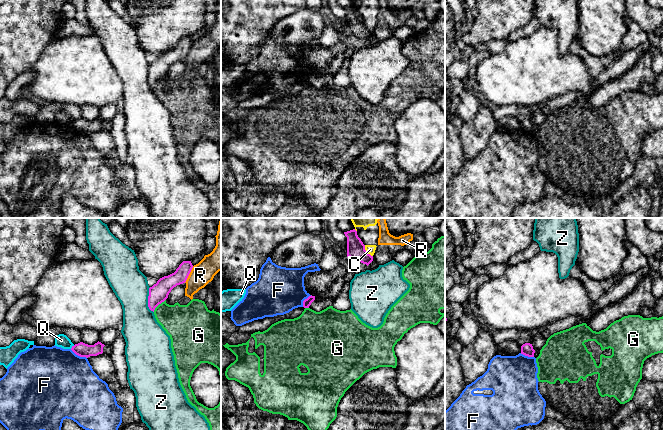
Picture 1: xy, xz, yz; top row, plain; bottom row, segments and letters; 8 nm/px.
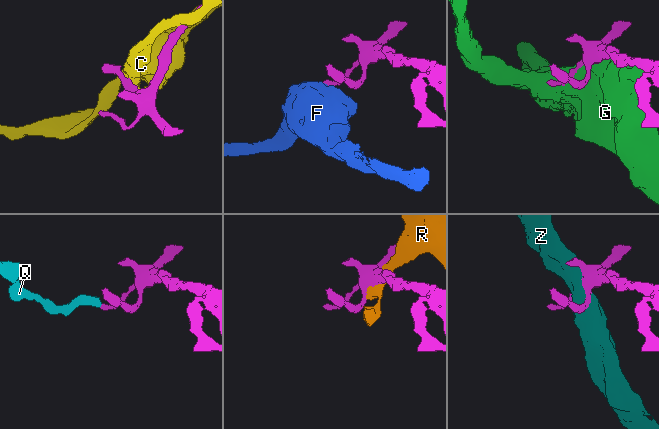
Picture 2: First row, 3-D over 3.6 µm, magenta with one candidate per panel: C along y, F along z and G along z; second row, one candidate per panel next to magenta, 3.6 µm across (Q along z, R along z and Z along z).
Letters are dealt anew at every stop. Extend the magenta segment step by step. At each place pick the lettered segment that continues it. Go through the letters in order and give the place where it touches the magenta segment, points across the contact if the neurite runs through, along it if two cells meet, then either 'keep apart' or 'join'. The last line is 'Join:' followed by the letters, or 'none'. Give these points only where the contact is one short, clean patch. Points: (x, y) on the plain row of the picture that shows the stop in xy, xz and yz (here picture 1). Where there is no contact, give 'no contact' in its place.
C: contact xz (366, 27); keep apart
F: contact xy (78, 131); border xy (70, 125), (86, 134); keep apart
G: contact xy (158, 80); keep apart
Q: contact xy (72, 122); border xy (74, 121), (70, 124); keep apart
R: contact xy (189, 49); keep apart
Z: contact xy (148, 76); keep apart
Join: none

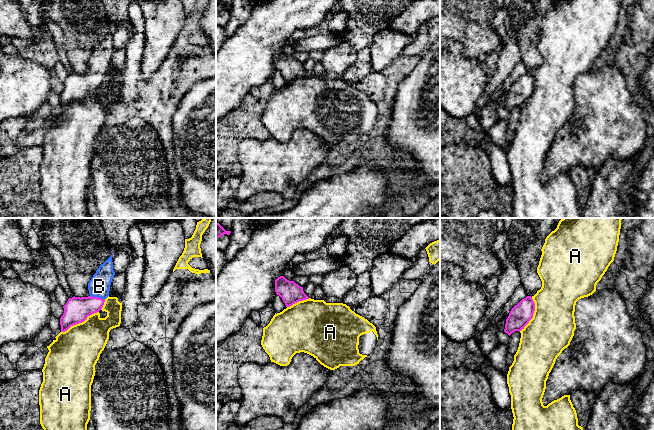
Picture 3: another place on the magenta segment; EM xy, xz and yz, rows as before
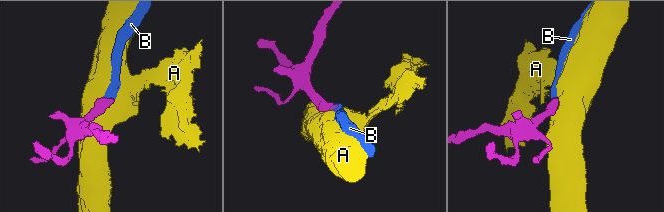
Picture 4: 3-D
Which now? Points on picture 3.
A: contact xy (79, 98); border xy (98, 87), (61, 108); keep apart
B: contact xy (97, 73); way xy (76, 86), (89, 81), (97, 73), (99, 62); join
Join: B

